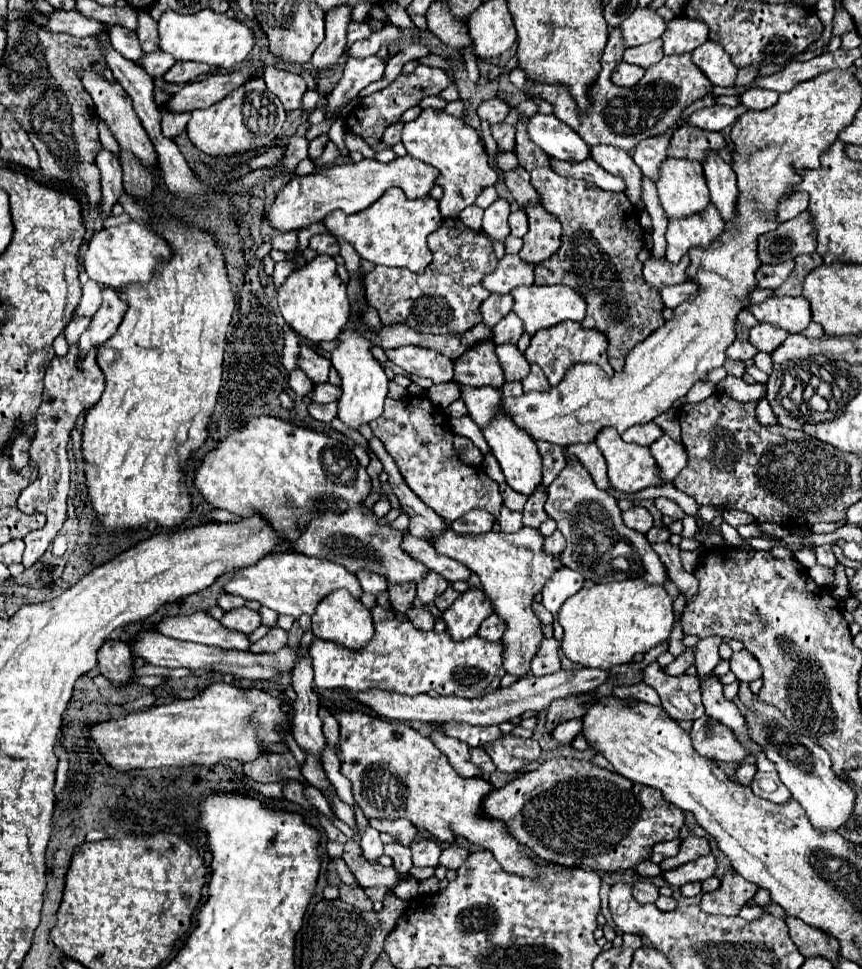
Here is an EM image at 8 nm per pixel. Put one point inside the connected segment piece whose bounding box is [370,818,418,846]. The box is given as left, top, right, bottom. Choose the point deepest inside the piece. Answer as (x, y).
(404, 831)

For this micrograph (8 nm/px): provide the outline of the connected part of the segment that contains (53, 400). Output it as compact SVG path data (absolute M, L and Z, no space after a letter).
M72 344L68 348L66 356L54 356L50 366L46 368L44 376L44 394L42 394L42 406L34 418L36 432L32 438L32 446L28 450L30 462L38 466L38 478L22 490L18 498L18 508L24 514L46 514L48 524L36 532L30 532L24 542L24 568L30 568L34 562L42 558L54 536L64 524L66 518L66 498L68 498L68 486L70 486L70 464L68 464L68 454L66 446L70 440L70 432L76 426L76 420L80 414L90 410L98 400L104 390L104 374L96 362L96 348L86 354L86 358L80 360L78 354L78 344Z

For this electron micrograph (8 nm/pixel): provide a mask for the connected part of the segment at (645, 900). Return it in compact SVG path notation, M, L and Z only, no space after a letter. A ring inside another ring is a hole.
M640 878L632 884L632 898L638 900L638 904L654 904L658 896L660 890L650 878Z

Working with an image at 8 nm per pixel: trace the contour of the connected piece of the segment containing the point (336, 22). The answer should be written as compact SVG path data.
M338 6L338 10L326 12L326 38L318 46L312 58L312 66L316 70L332 68L346 48L346 28L350 24L350 6Z

